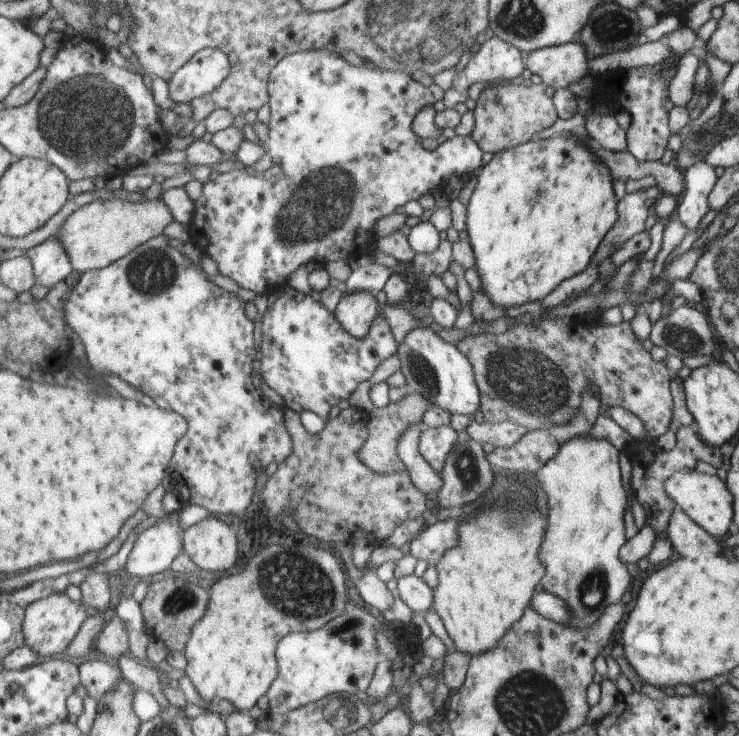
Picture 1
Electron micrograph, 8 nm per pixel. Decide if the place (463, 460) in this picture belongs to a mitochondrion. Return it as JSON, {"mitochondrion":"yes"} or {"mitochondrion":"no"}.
{"mitochondrion":"yes"}

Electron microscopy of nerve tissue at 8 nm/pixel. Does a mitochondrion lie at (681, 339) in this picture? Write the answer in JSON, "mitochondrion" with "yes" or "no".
{"mitochondrion":"yes"}

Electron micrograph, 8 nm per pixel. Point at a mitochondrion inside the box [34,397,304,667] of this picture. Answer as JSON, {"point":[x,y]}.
{"point":[186,601]}

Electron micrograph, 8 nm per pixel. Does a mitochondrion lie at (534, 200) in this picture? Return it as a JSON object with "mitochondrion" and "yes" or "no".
{"mitochondrion":"yes"}

